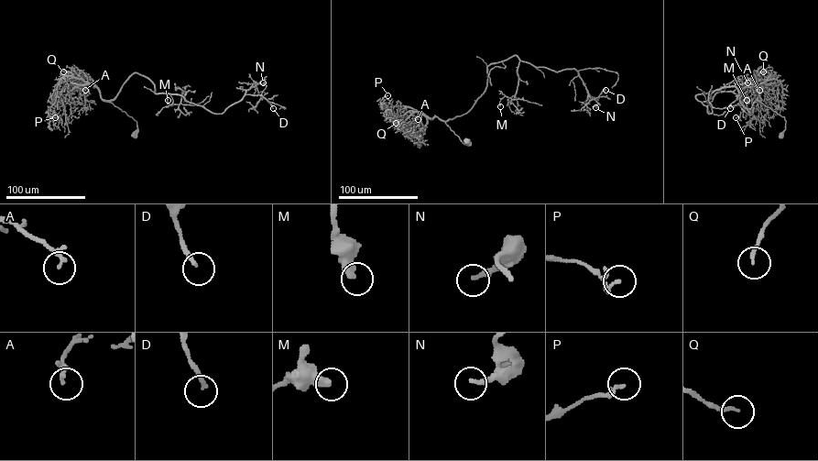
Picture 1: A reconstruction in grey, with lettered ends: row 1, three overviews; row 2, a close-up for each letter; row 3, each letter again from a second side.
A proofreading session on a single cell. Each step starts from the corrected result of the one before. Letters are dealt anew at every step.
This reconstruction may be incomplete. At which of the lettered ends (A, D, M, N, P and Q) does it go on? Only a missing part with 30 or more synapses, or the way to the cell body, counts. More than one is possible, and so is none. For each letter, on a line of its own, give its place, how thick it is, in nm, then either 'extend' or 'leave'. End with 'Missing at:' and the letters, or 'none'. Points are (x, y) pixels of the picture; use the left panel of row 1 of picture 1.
A: (85, 90) | 240 nm | leave
D: (273, 108) | 190 nm | leave
M: (168, 100) | 400 nm | leave
N: (263, 82) | 200 nm | leave
P: (55, 117) | 150 nm | leave
Q: (63, 71) | 160 nm | leave
Missing at: none

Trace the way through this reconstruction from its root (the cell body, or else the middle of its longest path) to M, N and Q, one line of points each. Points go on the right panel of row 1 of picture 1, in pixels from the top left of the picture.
M: (781, 135), (784, 117), (760, 102), (752, 73), (695, 96), (703, 102), (732, 92), (736, 105), (747, 100)
N: (781, 135), (784, 117), (760, 102), (752, 73), (695, 98), (710, 114), (713, 92), (747, 82)
Q: (781, 135), (785, 129), (784, 117), (757, 99), (758, 88), (747, 76), (754, 71), (763, 71)

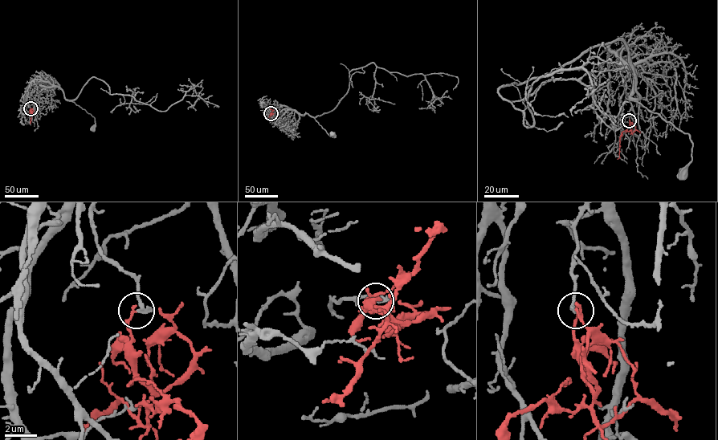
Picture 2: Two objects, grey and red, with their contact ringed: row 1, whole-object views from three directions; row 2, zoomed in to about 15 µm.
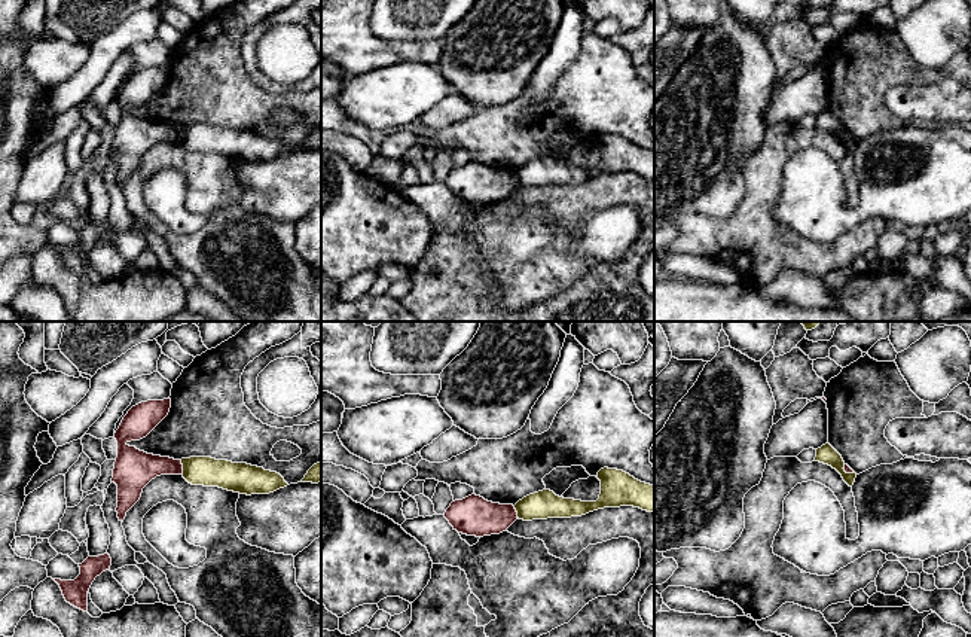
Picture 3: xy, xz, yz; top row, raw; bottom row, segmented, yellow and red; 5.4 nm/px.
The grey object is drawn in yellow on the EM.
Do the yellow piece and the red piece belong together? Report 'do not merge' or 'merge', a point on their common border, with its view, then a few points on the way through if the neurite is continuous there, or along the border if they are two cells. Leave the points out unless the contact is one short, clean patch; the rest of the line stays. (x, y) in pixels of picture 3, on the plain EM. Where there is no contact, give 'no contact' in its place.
do not merge; contact xy (183, 134); border xy (180, 127), (182, 140)

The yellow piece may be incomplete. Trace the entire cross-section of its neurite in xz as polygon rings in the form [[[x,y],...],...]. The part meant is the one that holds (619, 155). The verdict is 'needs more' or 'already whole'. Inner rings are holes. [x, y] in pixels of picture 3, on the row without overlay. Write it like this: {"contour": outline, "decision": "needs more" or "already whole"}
{"contour": [[[604,134],[598,138],[601,161],[596,168],[564,165],[550,156],[529,161],[514,171],[523,188],[581,183],[604,174],[633,173],[654,179],[654,152],[641,149],[629,140]]], "decision": "already whole"}

